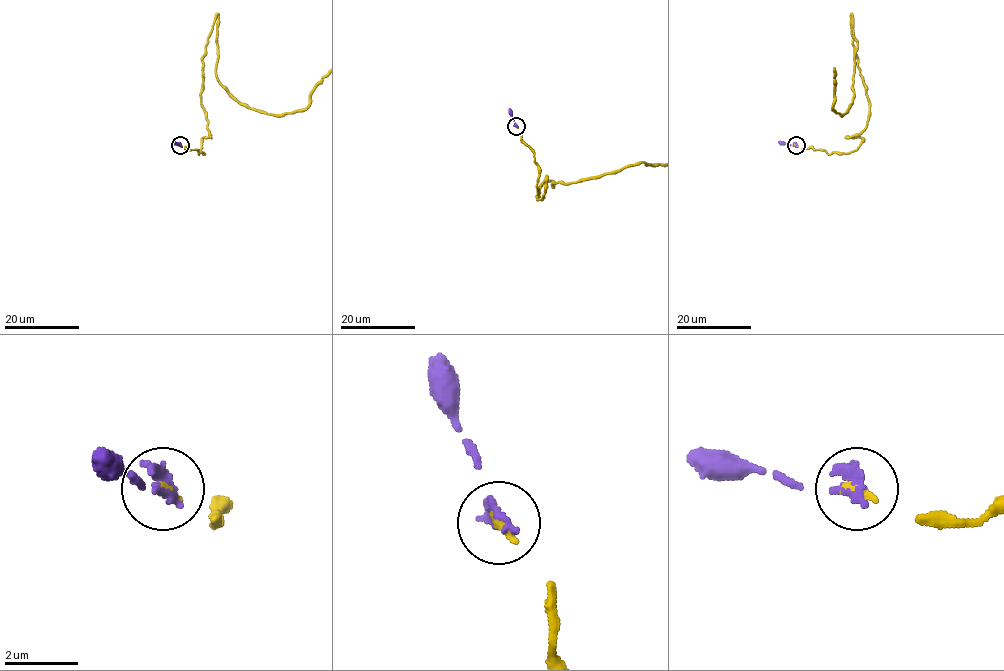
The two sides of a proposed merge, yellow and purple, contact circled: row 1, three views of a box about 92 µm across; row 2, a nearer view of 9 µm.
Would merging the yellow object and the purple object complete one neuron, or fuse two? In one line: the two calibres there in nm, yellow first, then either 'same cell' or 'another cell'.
calibres 300 and 360 nm; same cell

